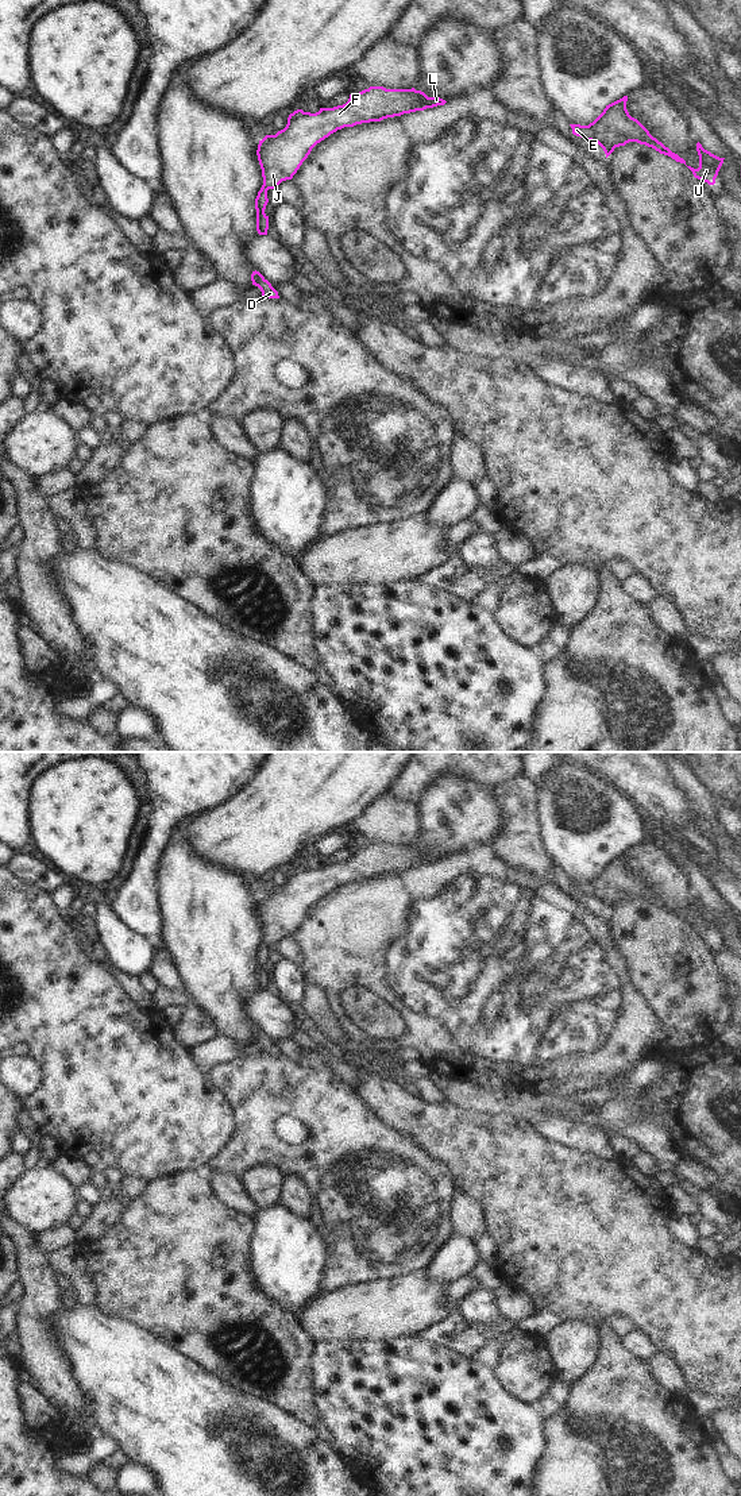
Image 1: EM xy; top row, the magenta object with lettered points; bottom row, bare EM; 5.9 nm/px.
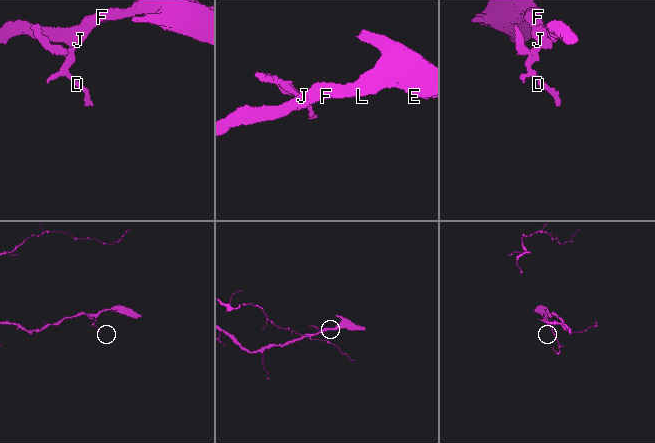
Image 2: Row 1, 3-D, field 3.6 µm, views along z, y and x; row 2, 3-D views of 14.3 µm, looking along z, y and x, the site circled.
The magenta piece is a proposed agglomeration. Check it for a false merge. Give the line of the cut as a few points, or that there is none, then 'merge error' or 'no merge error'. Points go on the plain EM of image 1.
no cut | no merge error

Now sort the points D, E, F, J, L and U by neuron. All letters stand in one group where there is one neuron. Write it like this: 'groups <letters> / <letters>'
groups D E F J L U

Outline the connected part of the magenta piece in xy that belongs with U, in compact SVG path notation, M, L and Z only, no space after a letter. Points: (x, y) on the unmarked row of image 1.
M699 898L696 899L696 907L699 911L699 924L687 924L692 928L695 934L705 937L709 941L714 941L725 914L719 914L705 906Z

